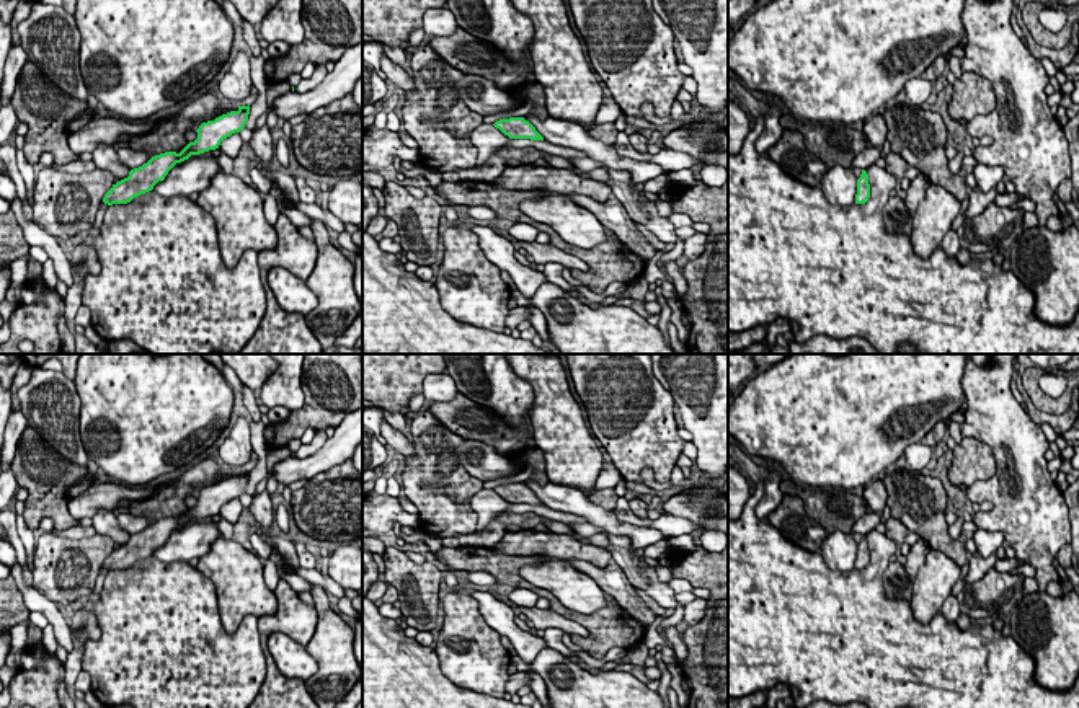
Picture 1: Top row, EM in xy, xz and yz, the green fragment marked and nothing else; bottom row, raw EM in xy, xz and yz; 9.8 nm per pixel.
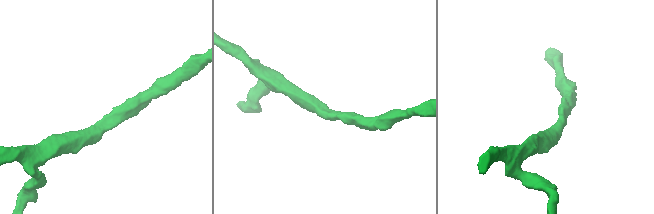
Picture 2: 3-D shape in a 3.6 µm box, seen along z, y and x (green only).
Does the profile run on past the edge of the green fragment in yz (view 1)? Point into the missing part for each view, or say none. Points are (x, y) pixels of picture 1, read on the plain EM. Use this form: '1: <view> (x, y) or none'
1: none

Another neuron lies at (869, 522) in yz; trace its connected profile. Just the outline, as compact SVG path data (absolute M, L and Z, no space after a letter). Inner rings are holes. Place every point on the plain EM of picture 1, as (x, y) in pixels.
M867 512L864 517L860 517L854 524L852 533L867 535L870 530L875 530L880 522L881 522L881 516L880 514Z

